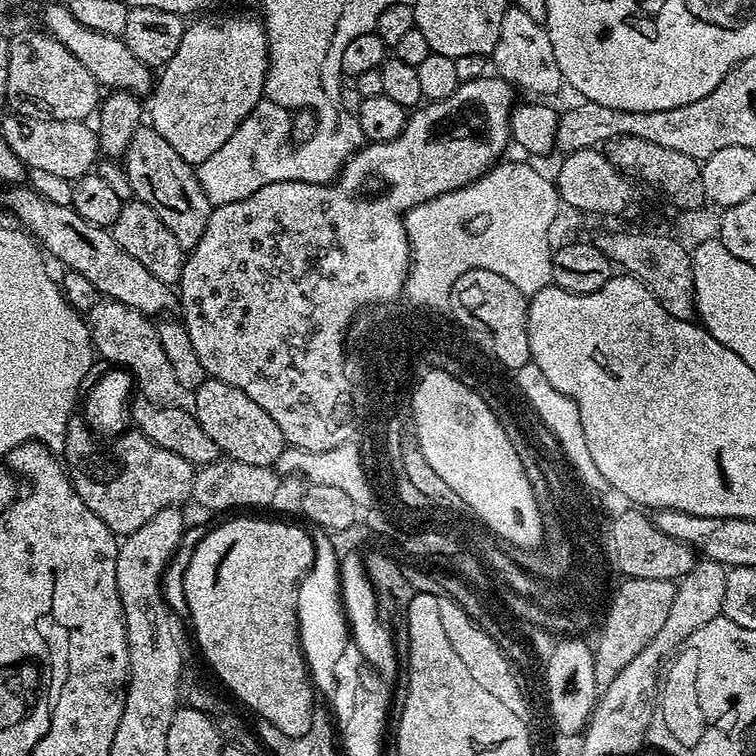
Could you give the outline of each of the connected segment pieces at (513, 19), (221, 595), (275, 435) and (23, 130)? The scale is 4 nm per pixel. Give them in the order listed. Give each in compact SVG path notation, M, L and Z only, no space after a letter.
M510 6L506 14L502 14L502 27L498 29L498 42L490 57L491 67L495 75L519 87L524 86L530 92L538 92L544 98L552 98L562 88L562 77L558 70L558 62L554 62L554 46L550 46L548 30L543 24L534 22L522 10Z
M228 520L225 524L220 524L217 528L209 527L204 537L196 544L196 549L192 552L192 557L188 560L188 565L184 568L184 600L188 603L188 612L192 615L190 628L196 631L196 640L200 643L200 648L204 651L204 656L208 659L210 667L216 671L216 676L249 708L252 712L257 712L260 720L270 722L282 730L282 734L287 736L301 736L312 728L312 710L314 701L314 685L310 679L308 664L304 658L304 652L300 644L300 629L297 625L297 587L300 581L308 573L308 569L313 562L313 542L312 537L306 531L295 528L292 524L279 524L276 520Z
M211 378L205 379L204 385L195 389L194 396L196 421L206 434L210 434L210 438L214 438L227 459L268 468L278 465L280 455L286 449L286 441L282 430L278 430L278 422L274 422L262 406L234 386Z
M8 114L2 135L29 169L46 171L69 182L77 180L79 176L89 175L98 160L97 133L91 123L83 120L21 118L16 114Z

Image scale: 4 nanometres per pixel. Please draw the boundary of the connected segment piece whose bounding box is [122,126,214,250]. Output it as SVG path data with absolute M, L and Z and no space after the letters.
M151 126L139 127L130 138L129 148L122 159L122 167L128 176L133 197L146 202L146 206L150 206L150 210L154 210L154 214L162 218L170 234L178 238L185 250L195 247L202 238L202 232L206 230L206 222L210 222L214 207L210 198L206 198L206 190L202 190L196 168L185 162L170 147L170 142L166 142L166 138L162 138L162 134L158 134L158 130Z

